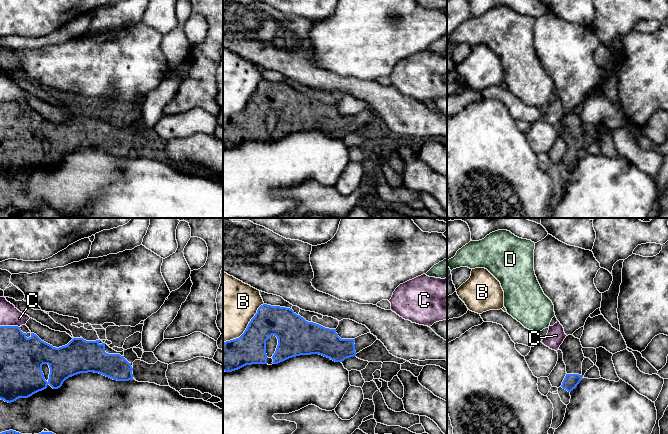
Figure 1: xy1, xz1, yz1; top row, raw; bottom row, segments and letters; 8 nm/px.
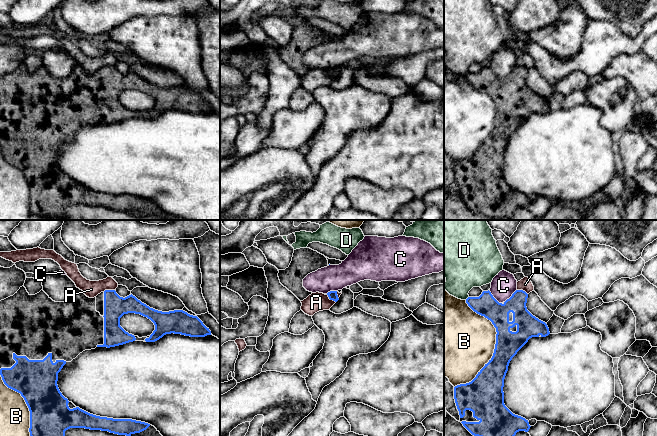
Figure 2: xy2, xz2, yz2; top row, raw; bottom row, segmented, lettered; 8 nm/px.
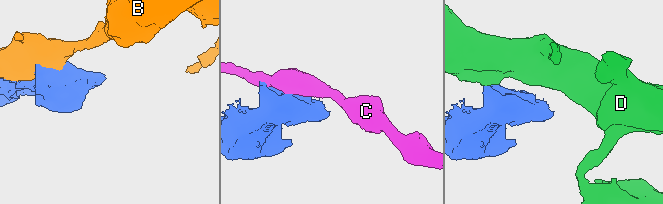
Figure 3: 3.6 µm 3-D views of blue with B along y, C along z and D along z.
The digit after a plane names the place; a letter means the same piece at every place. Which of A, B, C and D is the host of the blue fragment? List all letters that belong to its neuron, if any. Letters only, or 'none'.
none

